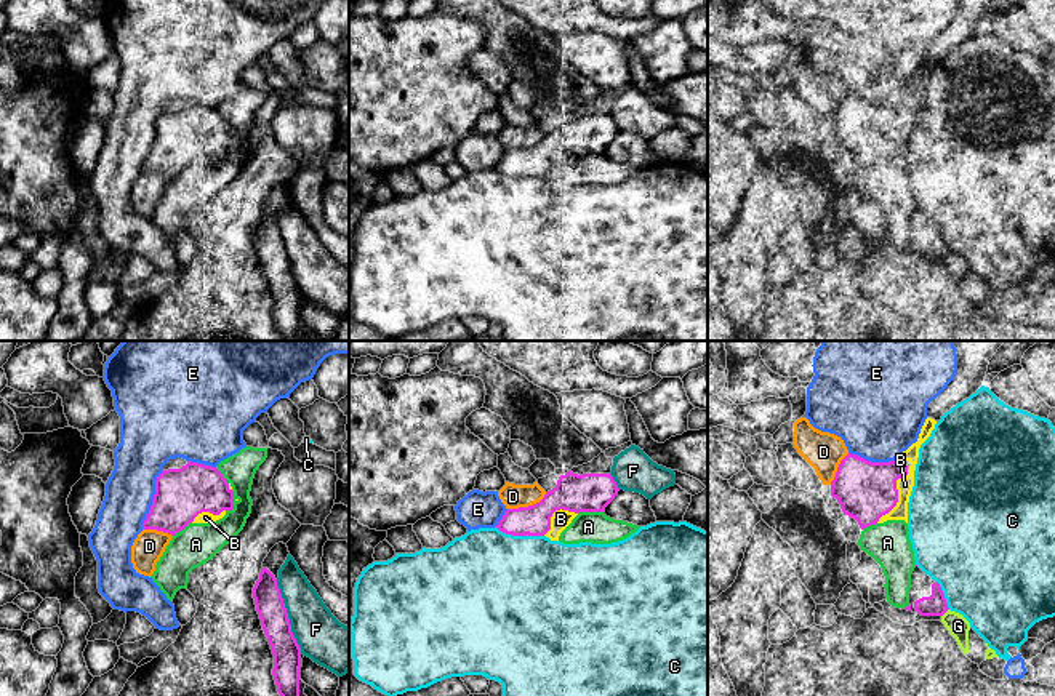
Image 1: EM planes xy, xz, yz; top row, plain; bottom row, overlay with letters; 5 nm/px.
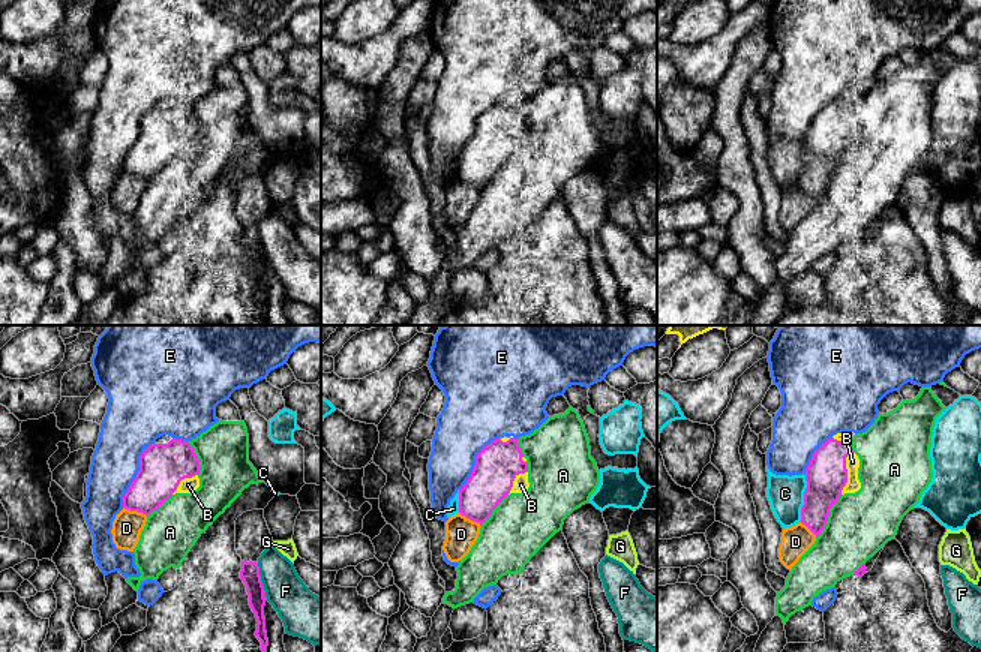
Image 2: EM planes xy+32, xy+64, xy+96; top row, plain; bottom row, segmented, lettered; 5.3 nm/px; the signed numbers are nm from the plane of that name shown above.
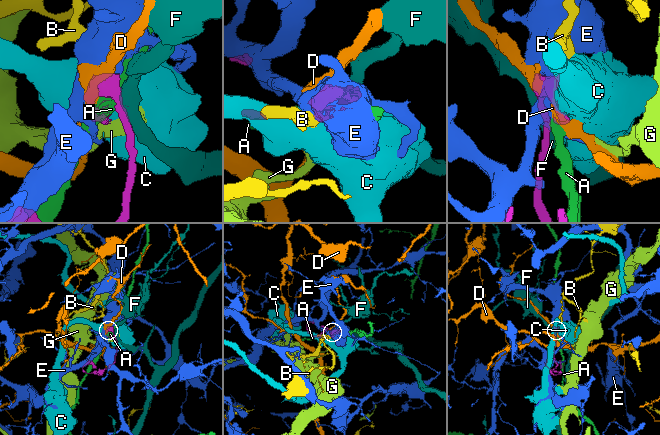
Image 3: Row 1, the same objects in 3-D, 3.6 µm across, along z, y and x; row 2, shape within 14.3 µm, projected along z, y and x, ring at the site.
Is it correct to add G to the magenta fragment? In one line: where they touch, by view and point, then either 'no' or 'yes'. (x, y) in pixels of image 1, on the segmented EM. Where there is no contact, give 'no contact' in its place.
meets magenta in yz at (945, 612); no

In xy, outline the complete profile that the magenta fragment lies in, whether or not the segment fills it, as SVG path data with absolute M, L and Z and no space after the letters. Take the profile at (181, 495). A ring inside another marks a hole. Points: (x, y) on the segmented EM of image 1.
M191 462L181 469L162 470L142 530L174 536L189 523L211 523L234 509L234 491L223 474L211 466Z

